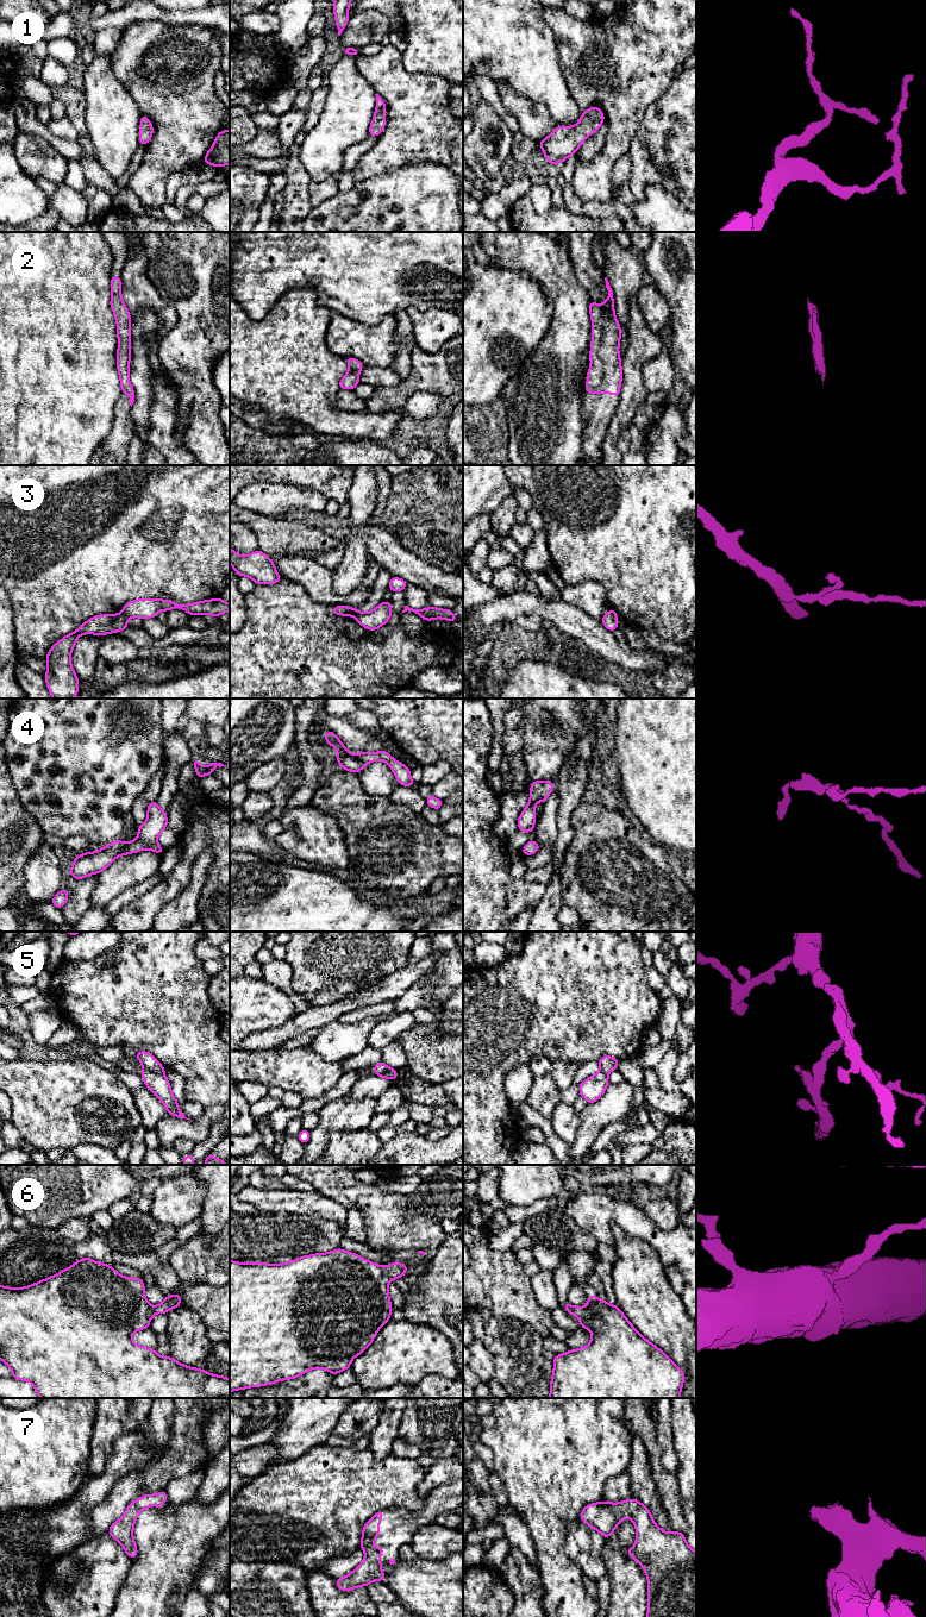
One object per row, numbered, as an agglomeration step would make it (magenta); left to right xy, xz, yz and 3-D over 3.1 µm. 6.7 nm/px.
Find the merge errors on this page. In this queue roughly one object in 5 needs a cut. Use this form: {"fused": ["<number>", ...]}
{"fused": ["3", "5"]}

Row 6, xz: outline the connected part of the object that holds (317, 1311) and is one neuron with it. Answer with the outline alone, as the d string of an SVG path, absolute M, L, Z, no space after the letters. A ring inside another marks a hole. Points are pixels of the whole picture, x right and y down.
M340 1247L327 1253L300 1256L284 1264L244 1264L230 1260L230 1393L236 1390L243 1391L249 1387L290 1380L309 1370L323 1368L334 1375L350 1368L353 1358L361 1355L371 1345L381 1327L390 1321L393 1305L389 1298L389 1283L392 1279L402 1278L408 1268L409 1265L405 1266L395 1260L389 1266L380 1266Z

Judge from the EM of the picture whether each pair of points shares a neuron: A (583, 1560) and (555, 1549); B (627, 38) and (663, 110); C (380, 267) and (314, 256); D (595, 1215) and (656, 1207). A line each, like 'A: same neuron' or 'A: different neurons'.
A: different neurons
B: different neurons
C: same neuron
D: different neurons

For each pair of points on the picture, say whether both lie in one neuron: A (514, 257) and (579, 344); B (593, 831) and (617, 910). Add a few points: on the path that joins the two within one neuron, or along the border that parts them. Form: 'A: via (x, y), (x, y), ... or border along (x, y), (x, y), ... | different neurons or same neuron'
A: via (539, 269), (570, 300), (570, 319) | same neuron
B: via (607, 851), (608, 869), (617, 881), (617, 890) | same neuron

